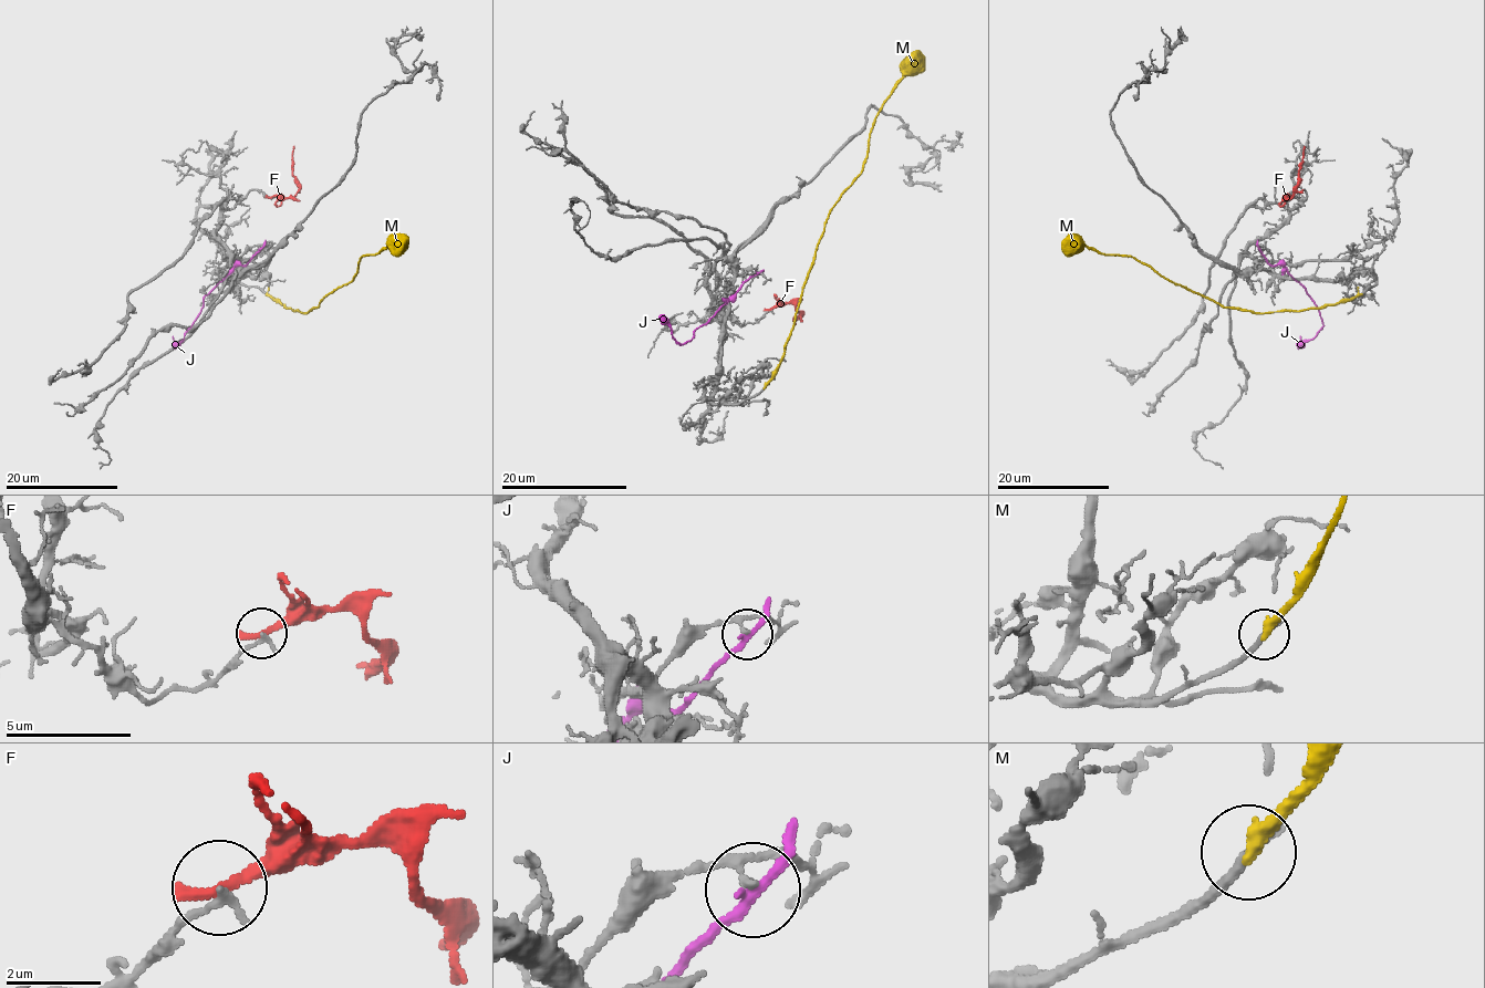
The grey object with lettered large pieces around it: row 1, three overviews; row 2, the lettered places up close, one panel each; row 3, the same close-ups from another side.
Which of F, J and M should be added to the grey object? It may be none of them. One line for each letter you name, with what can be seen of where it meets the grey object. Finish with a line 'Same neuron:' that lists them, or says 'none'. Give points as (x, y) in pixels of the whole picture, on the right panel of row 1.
M: contact (1361, 294)
Same neuron: M

